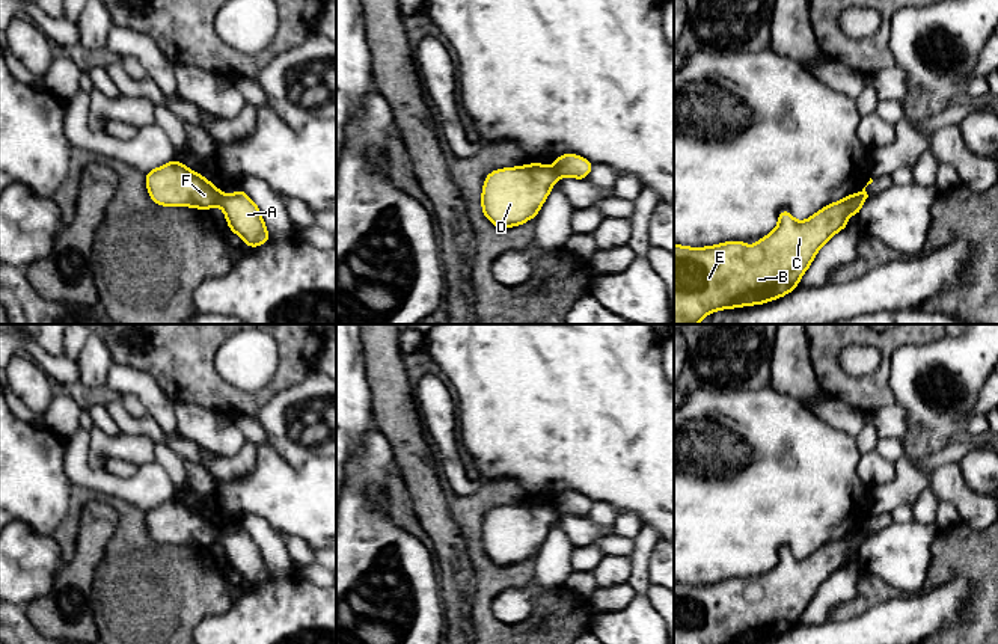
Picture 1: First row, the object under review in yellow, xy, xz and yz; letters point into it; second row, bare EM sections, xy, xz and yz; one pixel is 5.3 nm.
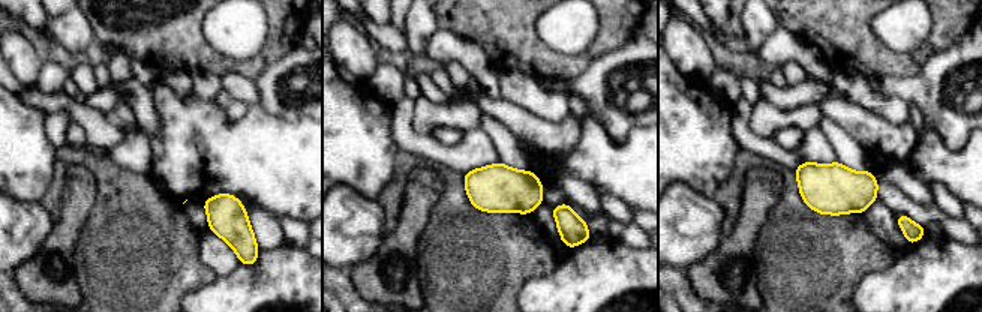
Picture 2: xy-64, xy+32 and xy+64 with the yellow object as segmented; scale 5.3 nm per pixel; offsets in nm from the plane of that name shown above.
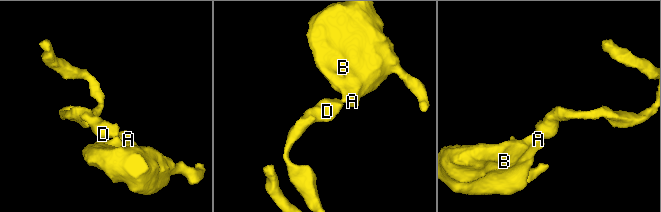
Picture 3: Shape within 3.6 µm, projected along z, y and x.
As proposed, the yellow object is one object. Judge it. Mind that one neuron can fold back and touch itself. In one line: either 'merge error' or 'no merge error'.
merge error

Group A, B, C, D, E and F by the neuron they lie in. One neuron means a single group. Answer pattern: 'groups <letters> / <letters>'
groups A B C E / D F

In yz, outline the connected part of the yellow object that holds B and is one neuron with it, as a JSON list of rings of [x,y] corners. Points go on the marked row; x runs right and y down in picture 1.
[[[853,193],[797,222],[787,210],[779,211],[773,232],[754,247],[743,241],[727,241],[710,247],[674,244],[674,324],[696,324],[706,315],[749,305],[763,305],[793,291],[819,249],[838,231],[849,226],[847,217],[859,214],[861,193]]]

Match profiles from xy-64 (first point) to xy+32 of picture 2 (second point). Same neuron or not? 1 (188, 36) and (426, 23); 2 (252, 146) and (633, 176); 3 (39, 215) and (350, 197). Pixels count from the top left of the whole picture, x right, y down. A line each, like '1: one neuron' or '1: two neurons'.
1: two neurons
2: one neuron
3: one neuron

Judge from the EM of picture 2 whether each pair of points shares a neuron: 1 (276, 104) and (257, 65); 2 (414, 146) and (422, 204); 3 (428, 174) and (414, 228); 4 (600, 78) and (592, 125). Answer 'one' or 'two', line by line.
1: two
2: two
3: one
4: two

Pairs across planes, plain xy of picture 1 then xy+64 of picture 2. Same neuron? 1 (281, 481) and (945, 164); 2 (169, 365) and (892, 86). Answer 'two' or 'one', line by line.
1: one
2: two

